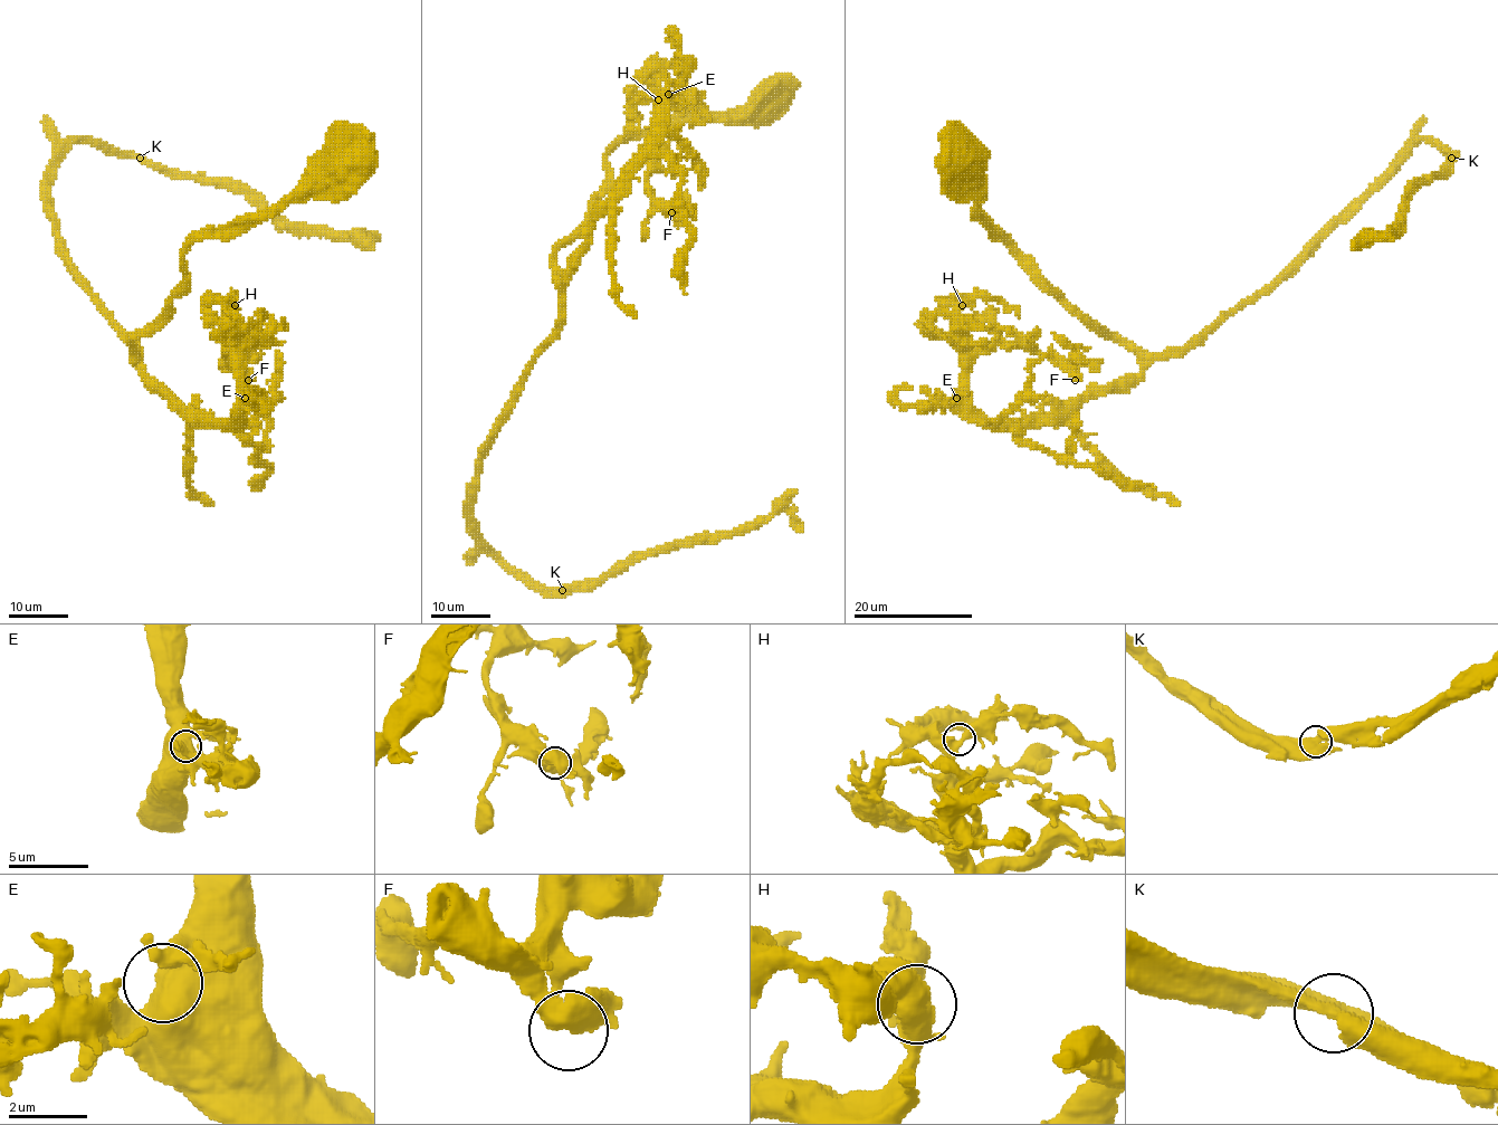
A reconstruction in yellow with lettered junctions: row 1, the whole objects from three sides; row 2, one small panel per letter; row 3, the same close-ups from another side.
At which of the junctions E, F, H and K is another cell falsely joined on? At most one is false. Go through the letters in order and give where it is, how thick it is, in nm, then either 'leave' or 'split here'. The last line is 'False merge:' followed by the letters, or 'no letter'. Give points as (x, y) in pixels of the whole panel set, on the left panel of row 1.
E: (245, 398) | 480 nm | leave
F: (248, 380) | 480 nm | leave
H: (235, 305) | 460 nm | leave
K: (140, 158) | 440 nm | leave
False merge: no letter

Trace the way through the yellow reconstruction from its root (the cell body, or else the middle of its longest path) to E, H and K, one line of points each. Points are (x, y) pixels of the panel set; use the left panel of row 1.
E: (343, 155), (288, 198), (206, 228), (167, 312), (132, 335), (139, 368), (197, 417), (229, 420), (245, 398)
H: (343, 155), (206, 228), (167, 312), (132, 335), (139, 368), (197, 417), (239, 407), (235, 305)
K: (343, 155), (206, 228), (136, 354), (69, 260), (48, 169), (76, 141), (140, 159)

